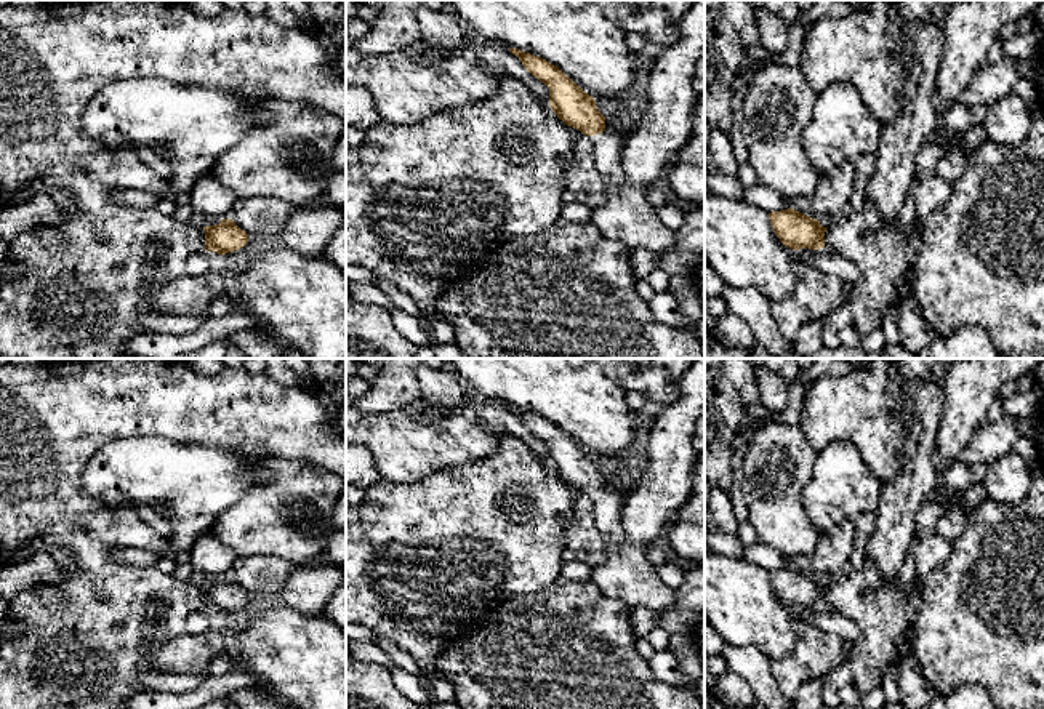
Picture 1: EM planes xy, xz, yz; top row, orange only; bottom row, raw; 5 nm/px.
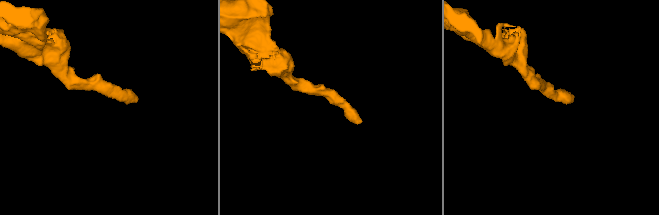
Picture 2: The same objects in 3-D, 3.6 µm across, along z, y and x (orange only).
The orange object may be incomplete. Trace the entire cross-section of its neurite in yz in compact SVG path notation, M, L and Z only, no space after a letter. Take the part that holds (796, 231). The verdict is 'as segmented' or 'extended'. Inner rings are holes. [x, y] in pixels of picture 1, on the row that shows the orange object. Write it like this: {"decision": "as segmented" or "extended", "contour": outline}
{"decision": "as segmented", "contour": "M793 208L769 213L770 224L780 242L791 250L825 248L826 227L820 221Z"}

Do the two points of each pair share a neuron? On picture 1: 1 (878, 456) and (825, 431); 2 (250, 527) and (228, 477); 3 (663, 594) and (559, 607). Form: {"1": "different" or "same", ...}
{"1": "same", "2": "different", "3": "different"}

